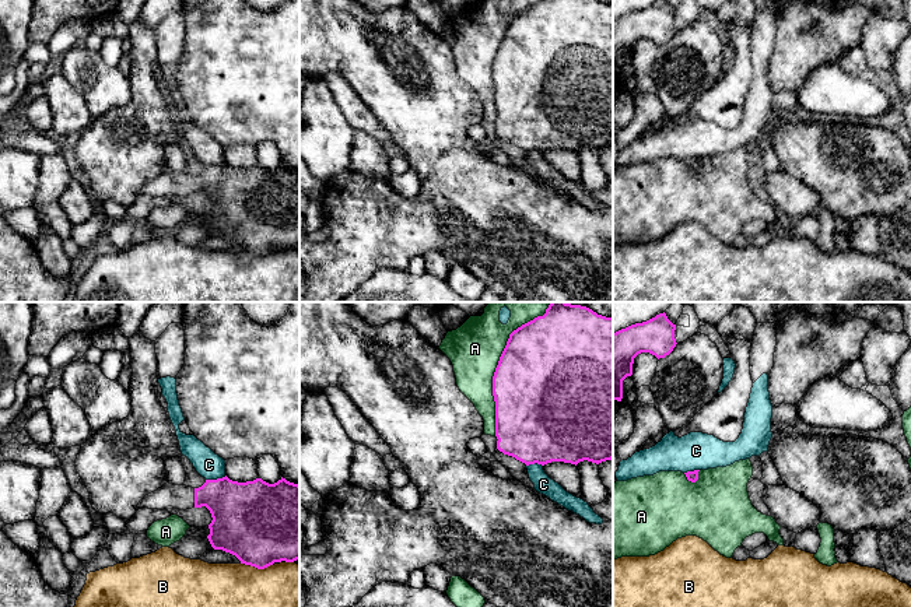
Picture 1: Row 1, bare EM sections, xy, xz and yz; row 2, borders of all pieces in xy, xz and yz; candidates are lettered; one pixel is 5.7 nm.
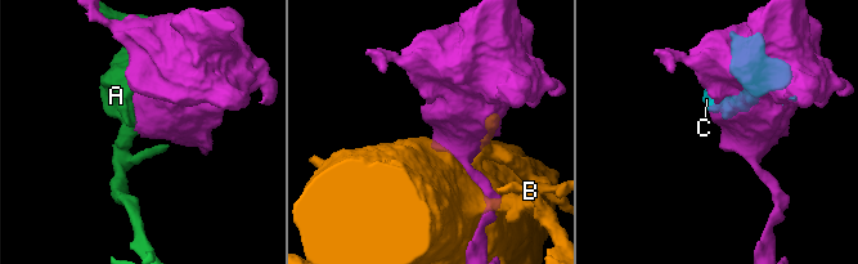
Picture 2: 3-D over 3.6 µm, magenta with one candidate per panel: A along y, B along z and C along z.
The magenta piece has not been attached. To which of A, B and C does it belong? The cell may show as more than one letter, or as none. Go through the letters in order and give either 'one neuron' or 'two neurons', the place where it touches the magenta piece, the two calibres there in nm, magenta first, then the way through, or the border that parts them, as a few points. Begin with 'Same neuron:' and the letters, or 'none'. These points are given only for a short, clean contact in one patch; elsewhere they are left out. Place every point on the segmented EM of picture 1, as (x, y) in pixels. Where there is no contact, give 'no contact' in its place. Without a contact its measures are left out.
Same neuron: none
A: two neurons; meets magenta in xz at (498, 364); 500 nm thick on the magenta side, 300 nm on the other
B: two neurons; meets magenta in xy at (256, 567); 480 nm thick on the magenta side, 260 nm on the other
C: two neurons; meets magenta in xy at (217, 479); 360 nm thick on the magenta side, 150 nm on the other

